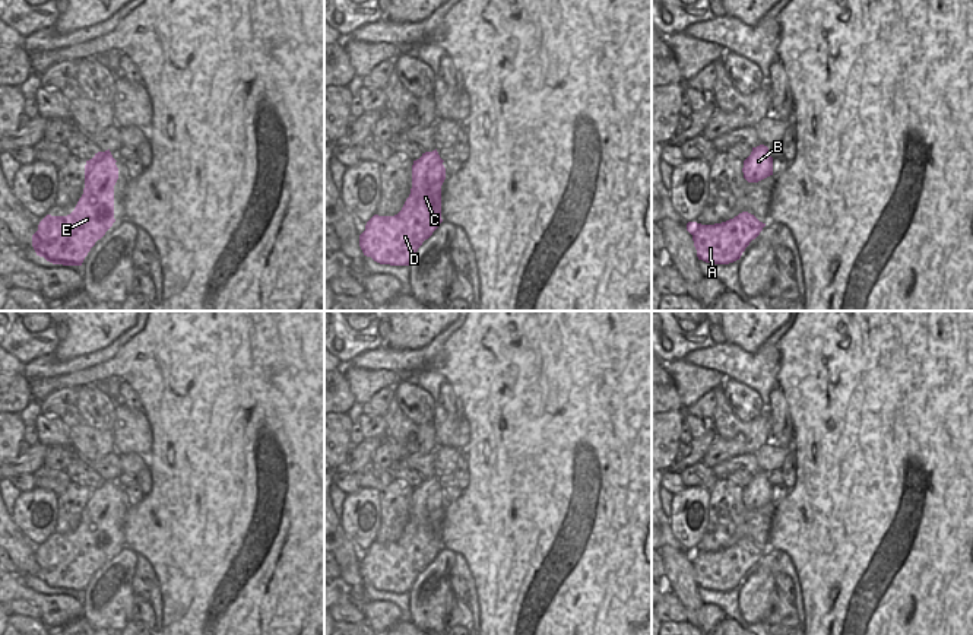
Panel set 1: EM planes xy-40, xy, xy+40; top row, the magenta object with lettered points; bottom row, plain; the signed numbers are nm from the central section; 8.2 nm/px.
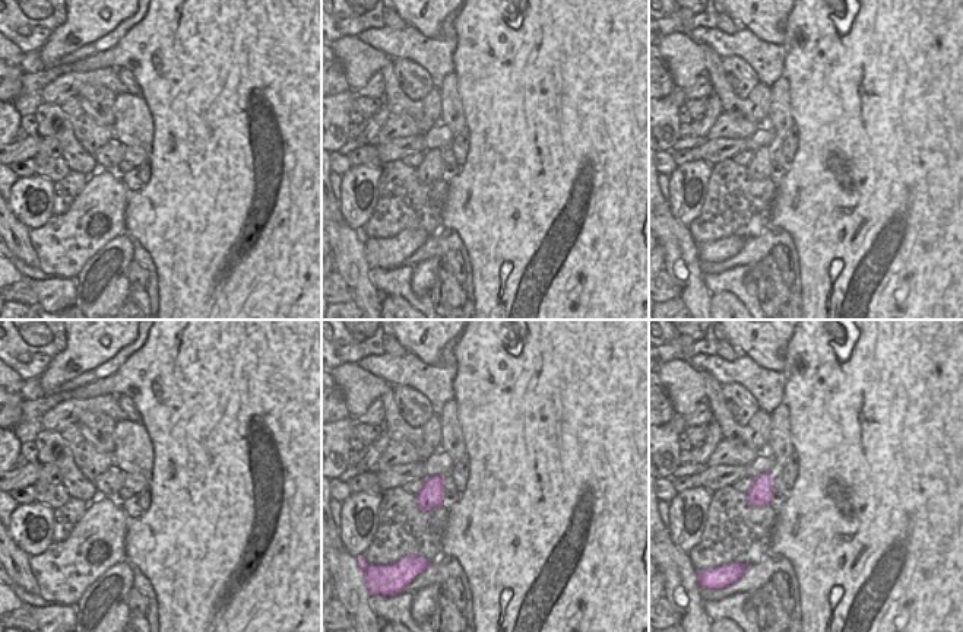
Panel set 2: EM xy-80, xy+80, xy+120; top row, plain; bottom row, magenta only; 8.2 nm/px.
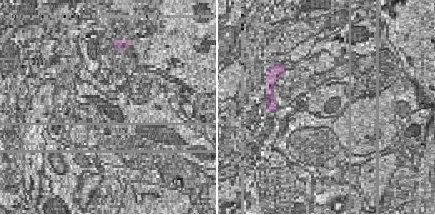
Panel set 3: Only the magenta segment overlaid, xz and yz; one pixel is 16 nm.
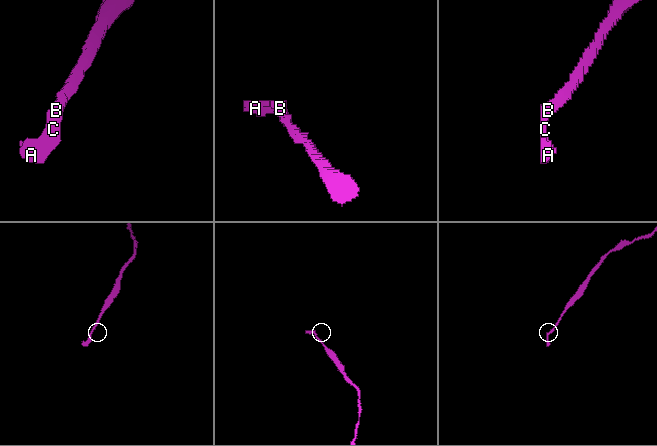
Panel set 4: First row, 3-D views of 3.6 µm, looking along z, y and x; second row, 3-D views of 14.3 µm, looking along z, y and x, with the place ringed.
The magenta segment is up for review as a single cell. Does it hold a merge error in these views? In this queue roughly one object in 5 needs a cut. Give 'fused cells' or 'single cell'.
single cell

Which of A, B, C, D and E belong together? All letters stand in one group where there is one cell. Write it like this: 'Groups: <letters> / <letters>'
Groups: A B C D E

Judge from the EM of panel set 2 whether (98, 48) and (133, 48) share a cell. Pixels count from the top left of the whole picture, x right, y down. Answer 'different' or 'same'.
same

